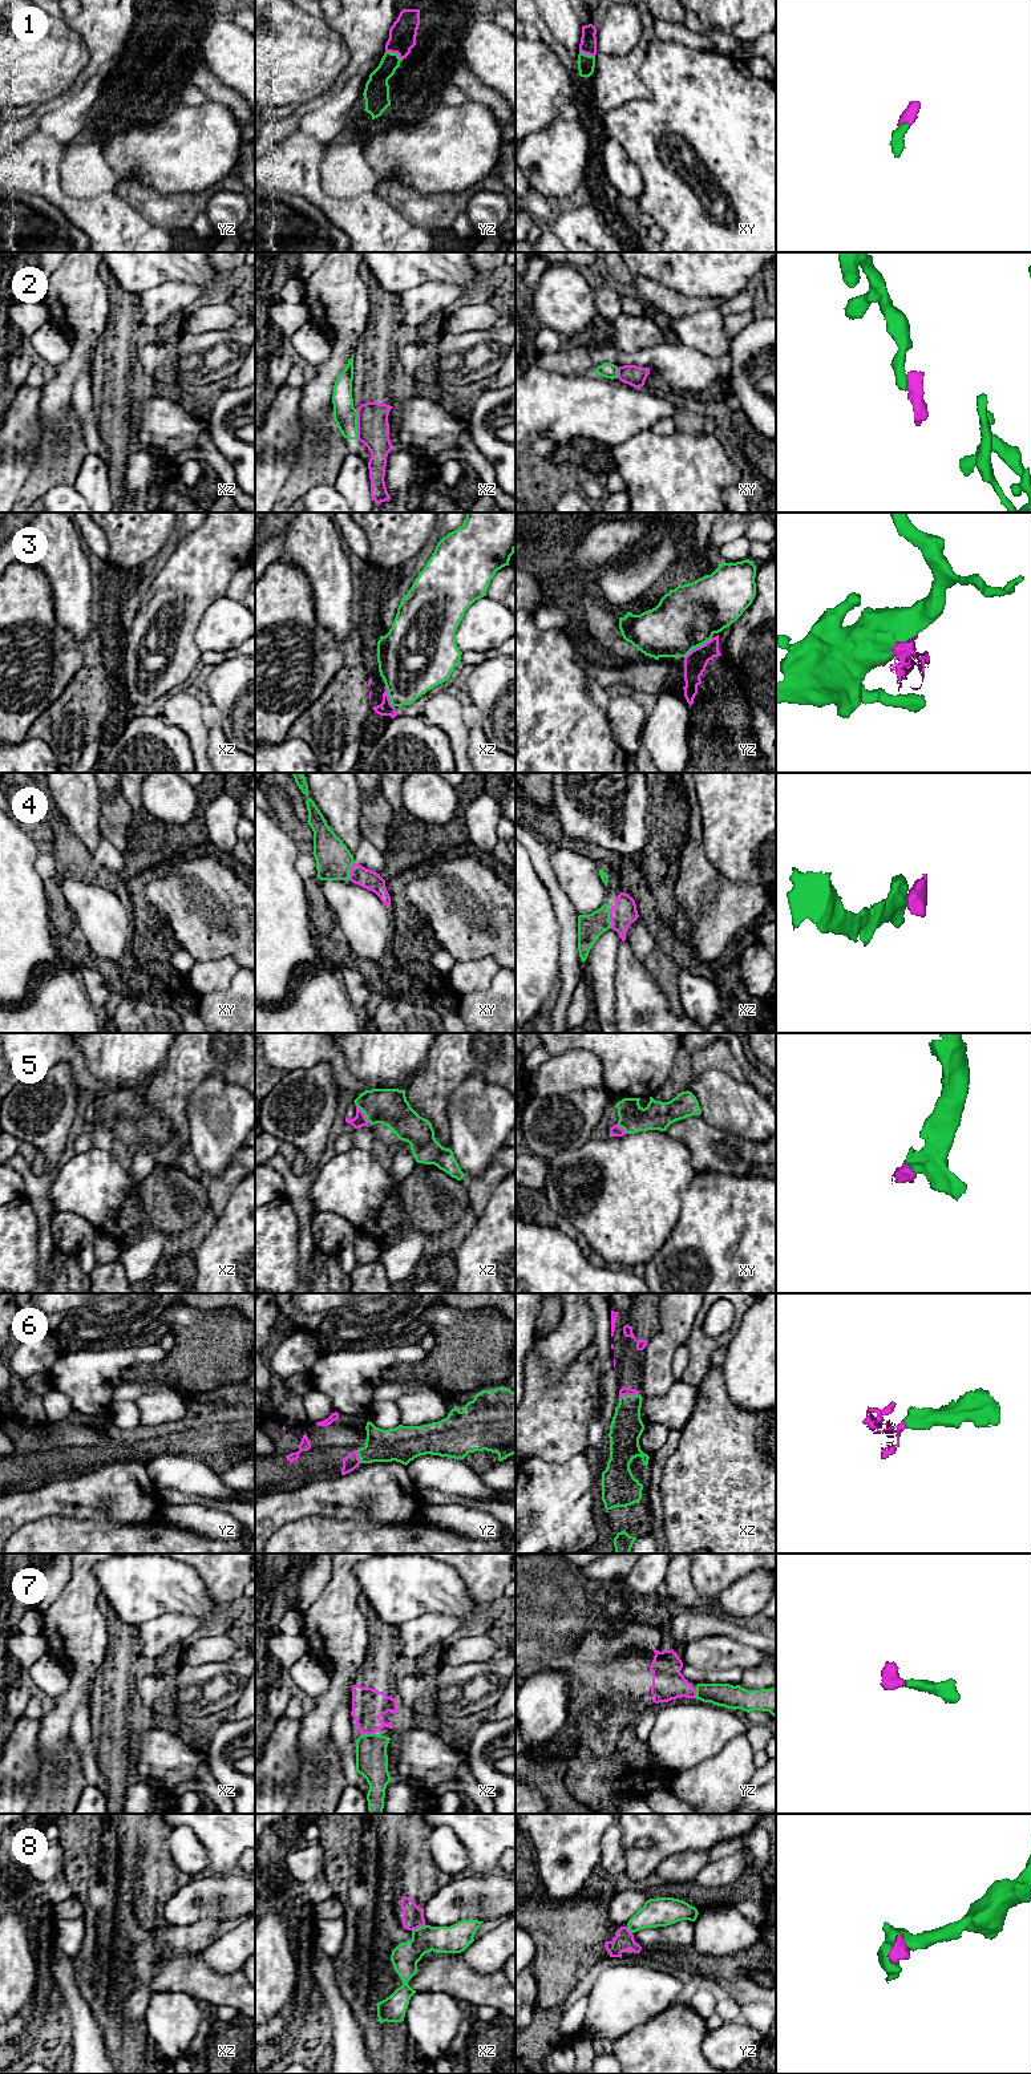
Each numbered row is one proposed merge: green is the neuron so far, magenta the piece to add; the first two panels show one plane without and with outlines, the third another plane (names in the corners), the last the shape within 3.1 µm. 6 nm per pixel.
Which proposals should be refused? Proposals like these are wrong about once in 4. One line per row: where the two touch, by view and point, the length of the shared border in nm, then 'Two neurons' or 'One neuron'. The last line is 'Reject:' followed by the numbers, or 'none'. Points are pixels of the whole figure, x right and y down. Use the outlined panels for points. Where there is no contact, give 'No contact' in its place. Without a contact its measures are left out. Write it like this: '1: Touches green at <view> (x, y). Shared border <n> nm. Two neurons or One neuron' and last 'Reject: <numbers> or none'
1: Touches green at yz (395, 53). Shared border 120 nm. One neuron
2: Touches green at xz (356, 425). Shared border 180 nm. Two neurons
3: Touches green at yz (698, 645). Shared border 220 nm. Two neurons
4: Touches green at xz (609, 918). Shared border 120 nm. One neuron
5: Touches green at xz (364, 1114). Shared border 130 nm. One neuron
6: Touches green at xz (629, 1396). Shared border 120 nm. One neuron
7: Touches green at xz (367, 1734). Shared border 90 nm. One neuron
8: Touches green at xz (417, 1928). Shared border 90 nm. Two neurons
Reject: 2, 3, 8

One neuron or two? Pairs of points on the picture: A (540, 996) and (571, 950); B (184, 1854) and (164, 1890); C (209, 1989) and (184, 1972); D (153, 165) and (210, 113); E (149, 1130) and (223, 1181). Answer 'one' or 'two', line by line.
A: two
B: two
C: one
D: one
E: one

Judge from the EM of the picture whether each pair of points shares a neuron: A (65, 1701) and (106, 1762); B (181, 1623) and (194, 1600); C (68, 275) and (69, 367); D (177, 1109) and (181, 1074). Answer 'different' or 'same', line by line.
A: different
B: different
C: same
D: same

